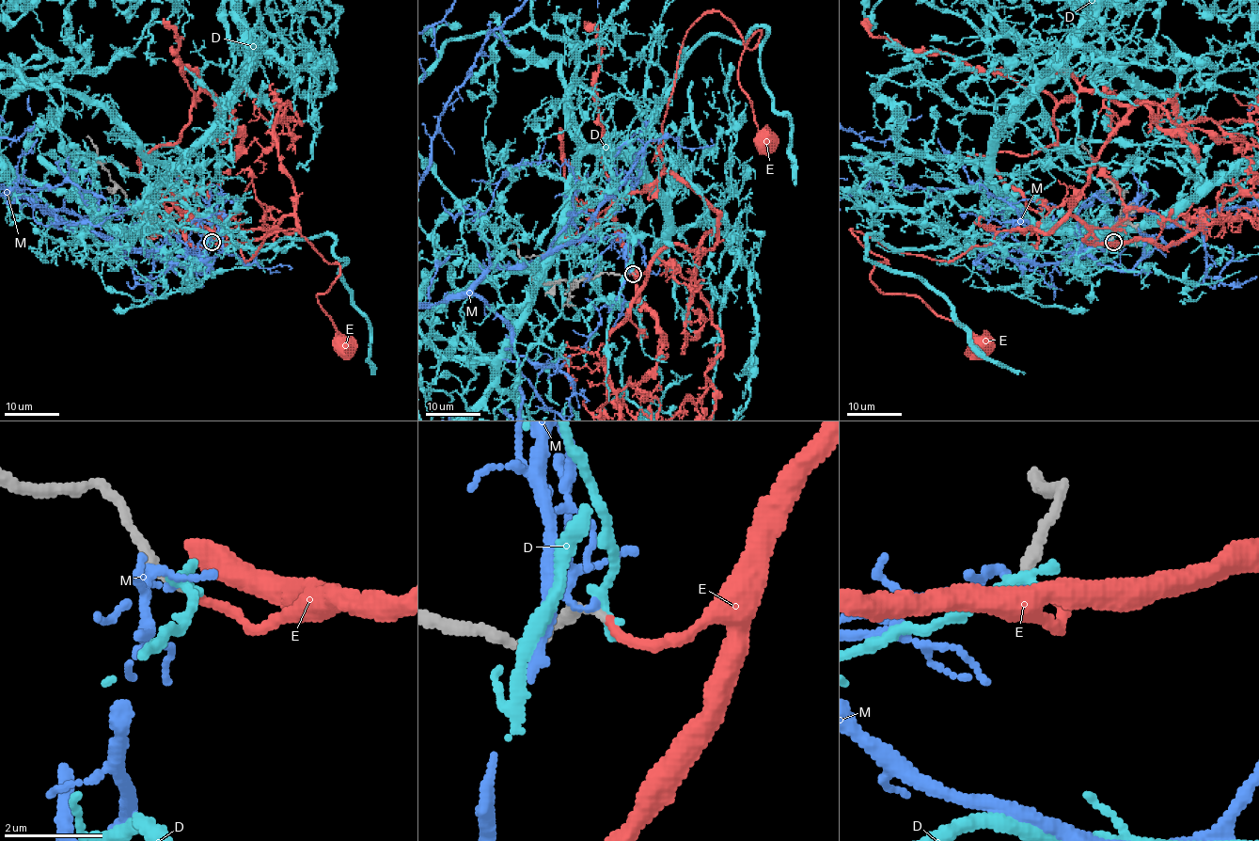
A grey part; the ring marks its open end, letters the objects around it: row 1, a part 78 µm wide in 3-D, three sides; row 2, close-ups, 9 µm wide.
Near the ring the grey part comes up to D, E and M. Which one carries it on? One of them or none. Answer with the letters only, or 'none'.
E

